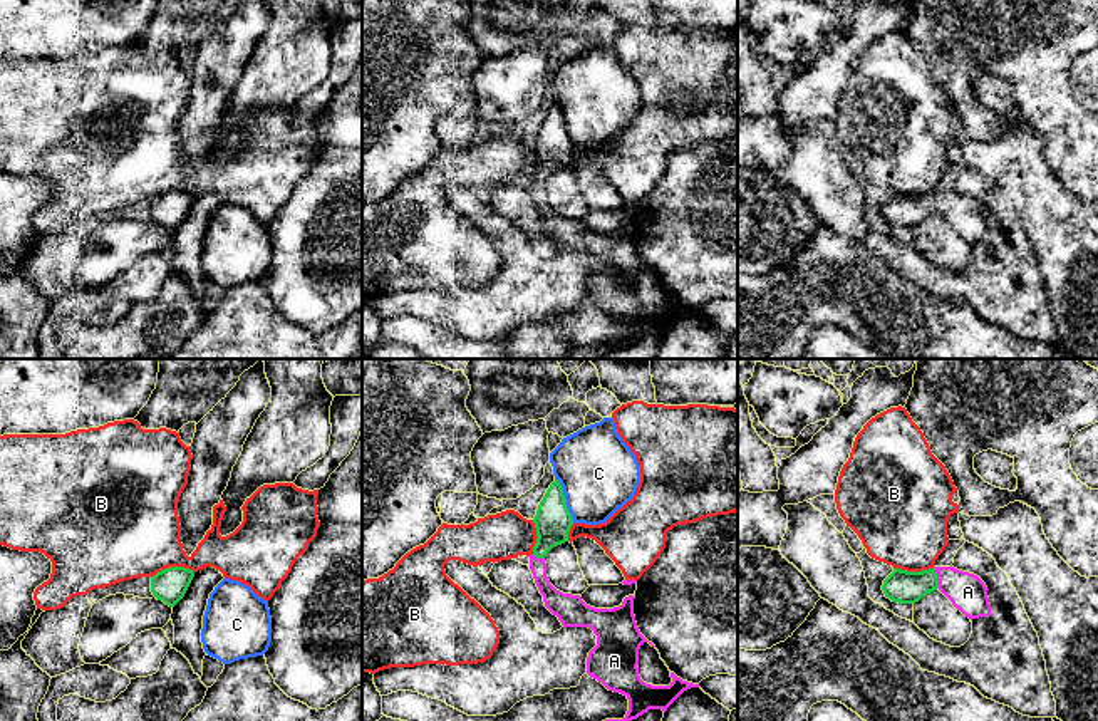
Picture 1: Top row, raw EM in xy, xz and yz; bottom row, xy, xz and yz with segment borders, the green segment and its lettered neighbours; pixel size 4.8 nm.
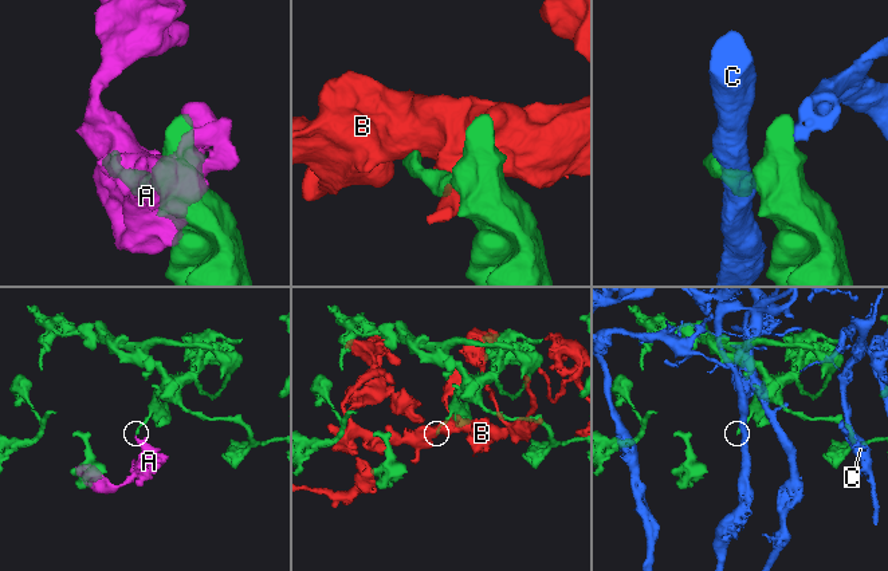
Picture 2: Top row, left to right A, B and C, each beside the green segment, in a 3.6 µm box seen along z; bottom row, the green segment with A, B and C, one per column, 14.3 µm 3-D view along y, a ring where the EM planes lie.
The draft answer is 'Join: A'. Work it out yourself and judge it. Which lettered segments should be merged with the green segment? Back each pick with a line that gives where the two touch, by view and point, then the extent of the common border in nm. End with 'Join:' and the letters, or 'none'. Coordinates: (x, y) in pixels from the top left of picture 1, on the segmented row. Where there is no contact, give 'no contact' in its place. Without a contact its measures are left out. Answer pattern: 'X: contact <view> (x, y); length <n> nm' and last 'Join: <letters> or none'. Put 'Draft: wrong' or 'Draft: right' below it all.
A: contact yz (936, 577); length 110 nm
Join: A
Draft: right

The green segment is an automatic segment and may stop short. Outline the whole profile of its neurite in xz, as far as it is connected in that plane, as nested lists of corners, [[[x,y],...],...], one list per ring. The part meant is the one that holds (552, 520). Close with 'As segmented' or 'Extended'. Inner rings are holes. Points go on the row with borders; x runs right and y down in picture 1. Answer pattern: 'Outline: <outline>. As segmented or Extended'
Outline: [[[555,480],[546,490],[543,500],[538,505],[536,515],[533,518],[536,528],[536,543],[533,553],[530,555],[530,570],[533,573],[535,584],[543,595],[545,607],[558,617],[563,627],[588,627],[597,635],[597,646],[588,652],[587,657],[587,674],[598,682],[602,682],[609,691],[620,692],[629,699],[629,711],[624,719],[605,719],[605,721],[632,721],[647,713],[649,709],[667,708],[687,689],[699,687],[682,681],[674,672],[671,672],[672,682],[669,686],[652,686],[640,679],[639,676],[639,649],[644,642],[649,642],[639,630],[634,615],[634,595],[624,599],[619,607],[614,609],[595,609],[587,605],[580,595],[563,594],[557,590],[546,577],[546,553],[565,542],[568,542],[568,532],[573,525],[573,518],[567,508],[567,500],[563,488],[558,480]]]. Extended

